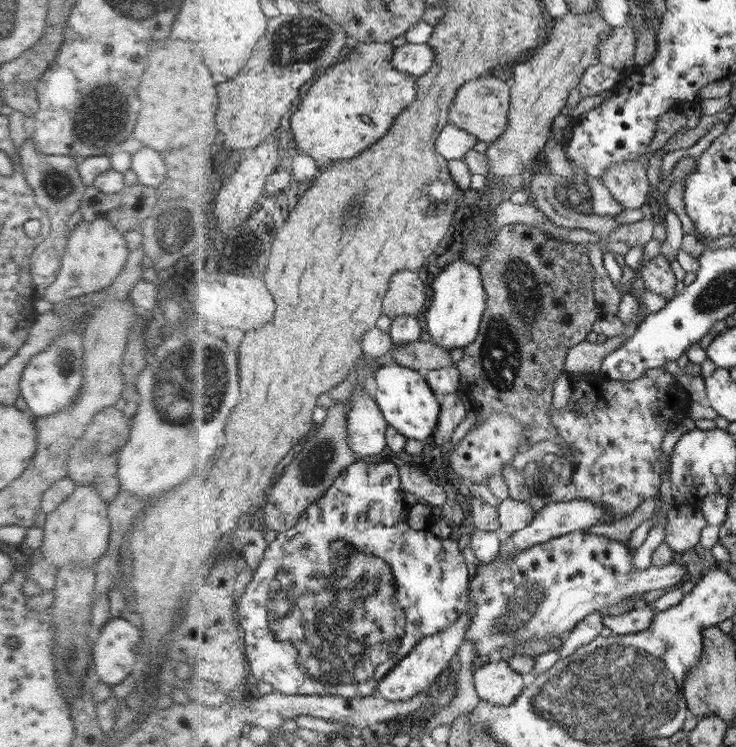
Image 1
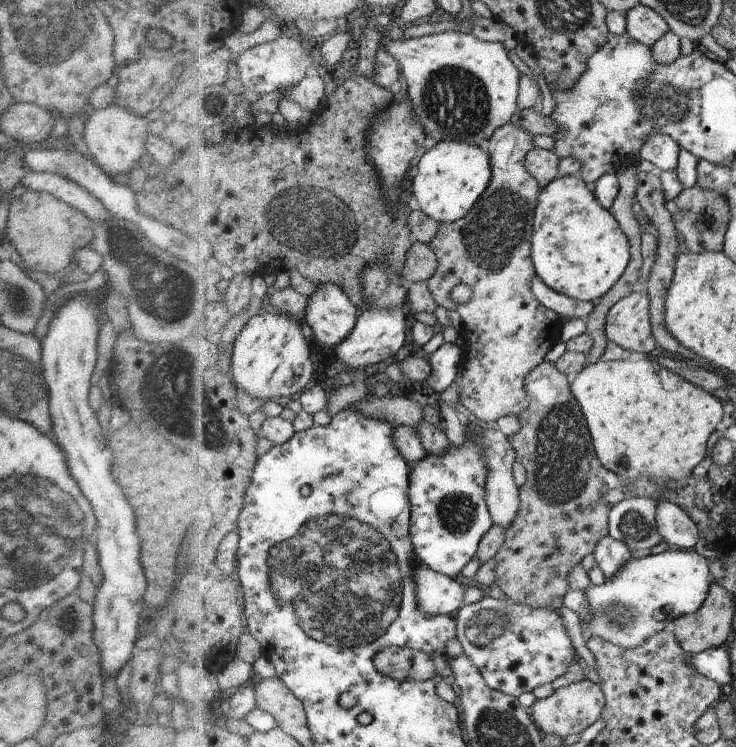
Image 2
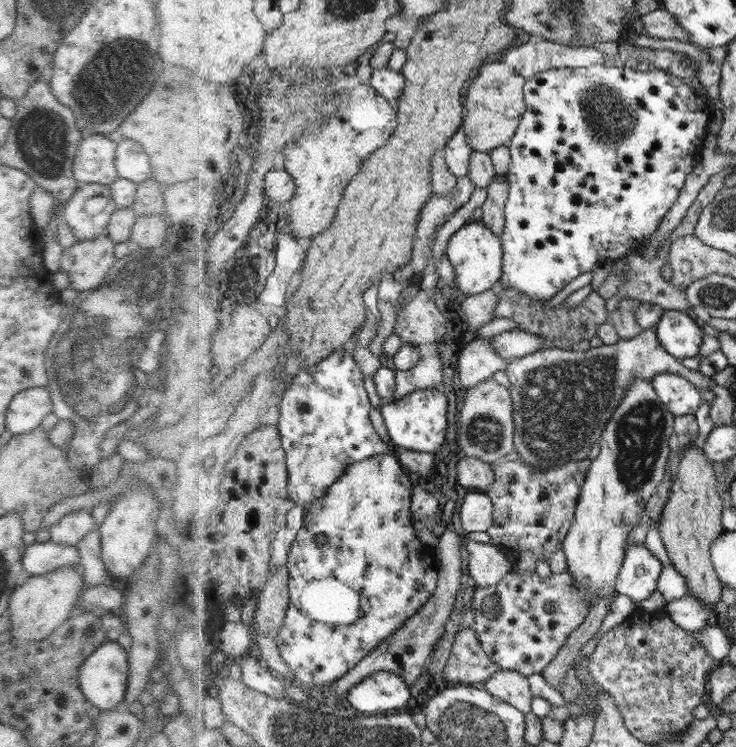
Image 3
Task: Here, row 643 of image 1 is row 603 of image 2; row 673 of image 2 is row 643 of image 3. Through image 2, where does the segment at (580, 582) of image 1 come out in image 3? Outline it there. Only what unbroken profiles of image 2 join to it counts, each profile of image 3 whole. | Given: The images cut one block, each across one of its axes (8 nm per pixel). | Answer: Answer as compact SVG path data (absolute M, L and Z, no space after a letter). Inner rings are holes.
M513 567L495 586L479 586L472 596L474 610L474 633L483 652L500 669L518 671L524 676L541 673L570 634L584 622L593 606L593 598L575 588L569 568L564 572L552 572L548 578L540 578L536 570L517 572ZM550 604L554 610L546 610Z

